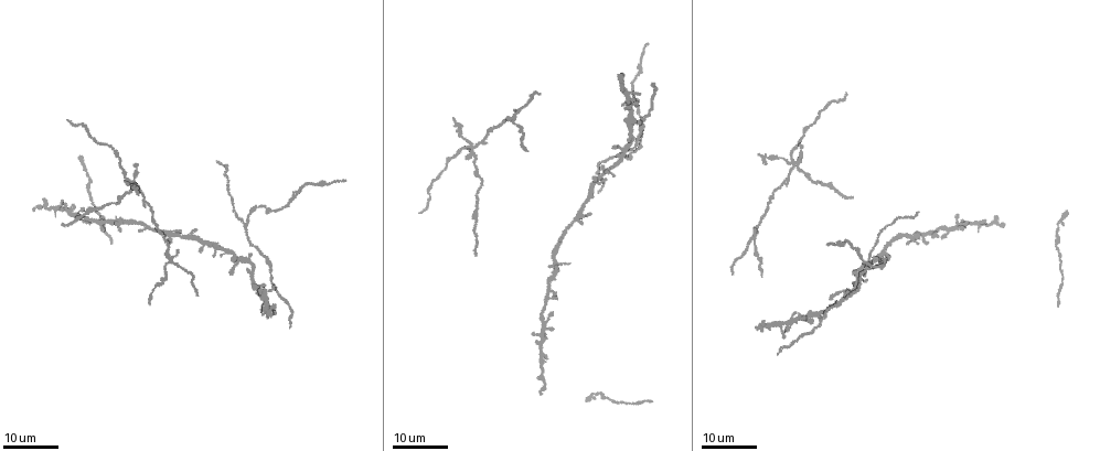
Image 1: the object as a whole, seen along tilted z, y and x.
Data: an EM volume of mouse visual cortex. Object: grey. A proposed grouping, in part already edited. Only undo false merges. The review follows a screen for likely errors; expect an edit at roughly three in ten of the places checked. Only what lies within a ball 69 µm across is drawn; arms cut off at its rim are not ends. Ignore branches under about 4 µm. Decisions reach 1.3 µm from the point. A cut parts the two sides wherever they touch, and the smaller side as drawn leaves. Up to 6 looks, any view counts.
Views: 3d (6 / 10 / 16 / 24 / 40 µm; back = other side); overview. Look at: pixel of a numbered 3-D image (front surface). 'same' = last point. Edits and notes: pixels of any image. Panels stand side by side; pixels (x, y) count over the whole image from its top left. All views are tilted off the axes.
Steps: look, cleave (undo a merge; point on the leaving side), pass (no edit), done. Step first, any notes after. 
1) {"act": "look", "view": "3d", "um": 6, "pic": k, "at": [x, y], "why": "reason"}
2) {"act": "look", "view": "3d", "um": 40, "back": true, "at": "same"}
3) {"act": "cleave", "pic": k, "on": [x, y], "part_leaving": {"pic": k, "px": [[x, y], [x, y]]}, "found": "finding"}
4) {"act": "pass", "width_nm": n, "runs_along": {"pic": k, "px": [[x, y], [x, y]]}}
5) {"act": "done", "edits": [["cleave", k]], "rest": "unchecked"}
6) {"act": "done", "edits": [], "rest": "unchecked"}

{"act": "look", "view": "3d", "um": 16, "pic": 1, "at": [824, 319], "why": "three-way junction"}

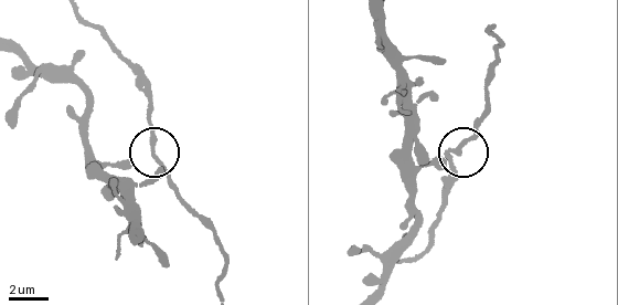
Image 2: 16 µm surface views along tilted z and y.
{"act": "look", "view": "3d", "um": 10, "pic": 2, "at": [155, 155], "why": "closer look"}

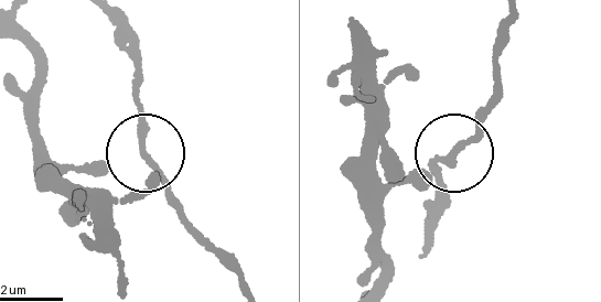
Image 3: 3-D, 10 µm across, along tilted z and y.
{"act": "pass", "arms": 3, "runs_along": {"pic": 3, "px": [[9, 34], [40, 67], [50, 158], [146, 157], [182, 225]]}, "found": "continuous, no second neuron"}

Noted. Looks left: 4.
{"act": "look", "view": "3d", "um": 24, "pic": 1, "at": [514, 118], "why": "four or more arms meet"}

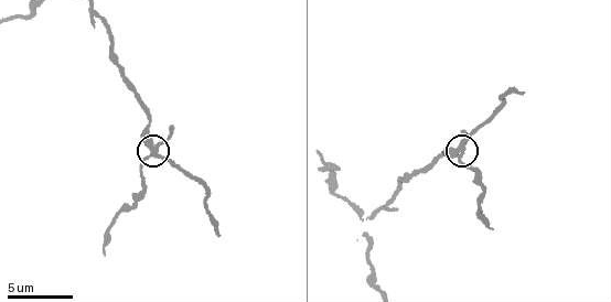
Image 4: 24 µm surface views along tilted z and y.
{"act": "look", "view": "3d", "um": 6, "pic": 4, "at": [461, 149], "why": "closer look"}

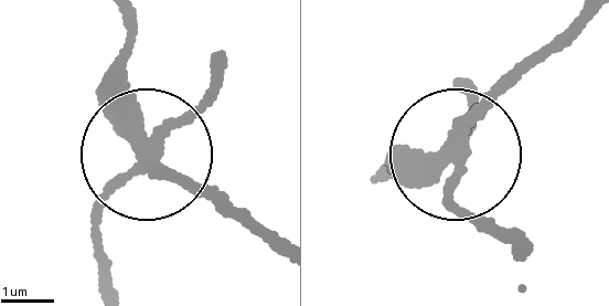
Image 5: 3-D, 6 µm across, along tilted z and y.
{"act": "cleave", "pic": 5, "on": [203, 102], "part_leaving": {"pic": 5, "px": [[145, 160], [102, 204], [102, 291]]}, "found": "a second neuron is stuck on"}

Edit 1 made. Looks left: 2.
{"act": "look", "view": "3d", "um": 16, "pic": 1, "at": [246, 225], "why": "three arms meet"}

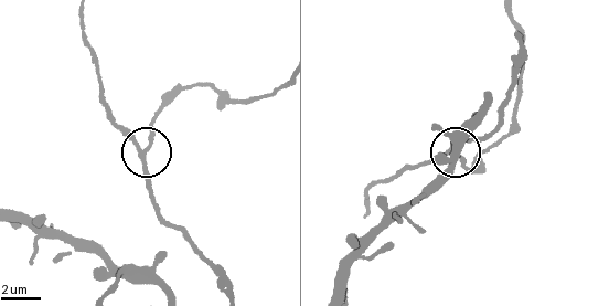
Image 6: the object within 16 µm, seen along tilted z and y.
{"act": "look", "view": "3d", "um": 6, "pic": 6, "at": [143, 152]}

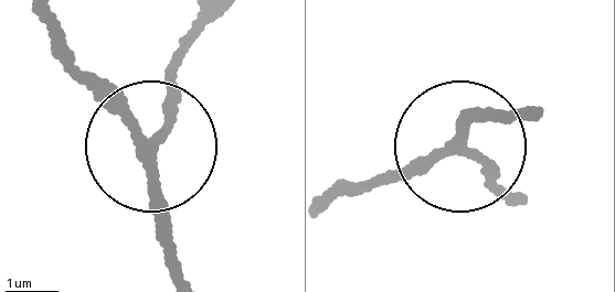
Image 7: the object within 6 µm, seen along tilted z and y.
{"act": "pass", "side_arm_um": 17, "runs_along": {"pic": 7, "px": [[172, 276], [138, 126], [60, 61]]}, "found": "continuous, no second neuron"}

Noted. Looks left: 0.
{"act": "done", "edits": [["cleave", 5]], "rest": "unchecked"}

